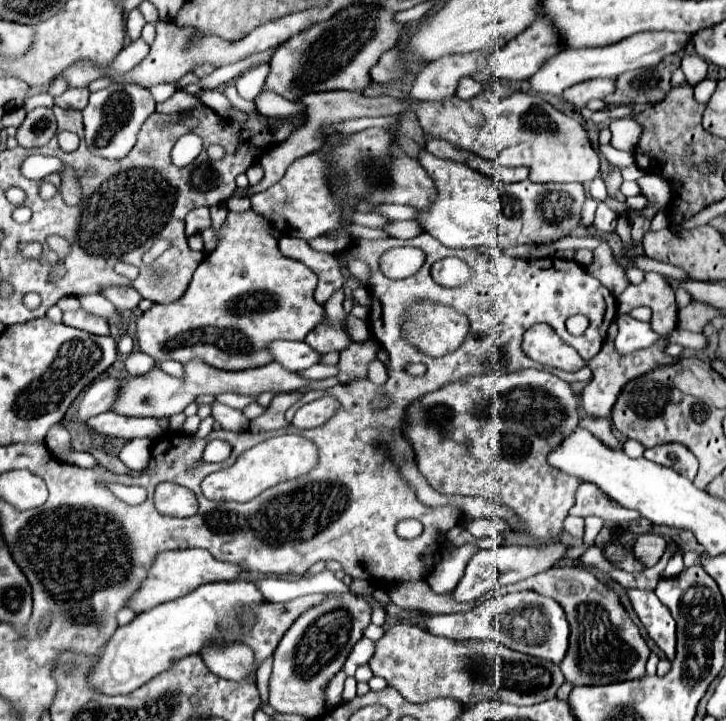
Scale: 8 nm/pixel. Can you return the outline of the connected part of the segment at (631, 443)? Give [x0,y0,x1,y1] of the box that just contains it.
[624,439,645,458]

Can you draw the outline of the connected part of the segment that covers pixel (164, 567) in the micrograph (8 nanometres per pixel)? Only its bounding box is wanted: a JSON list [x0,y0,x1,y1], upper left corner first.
[128,549,242,613]

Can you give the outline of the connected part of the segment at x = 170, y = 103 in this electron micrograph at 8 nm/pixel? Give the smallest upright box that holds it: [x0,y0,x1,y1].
[156,89,200,115]

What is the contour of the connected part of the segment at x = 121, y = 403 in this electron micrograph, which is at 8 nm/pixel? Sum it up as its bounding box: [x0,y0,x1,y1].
[114,359,338,417]

